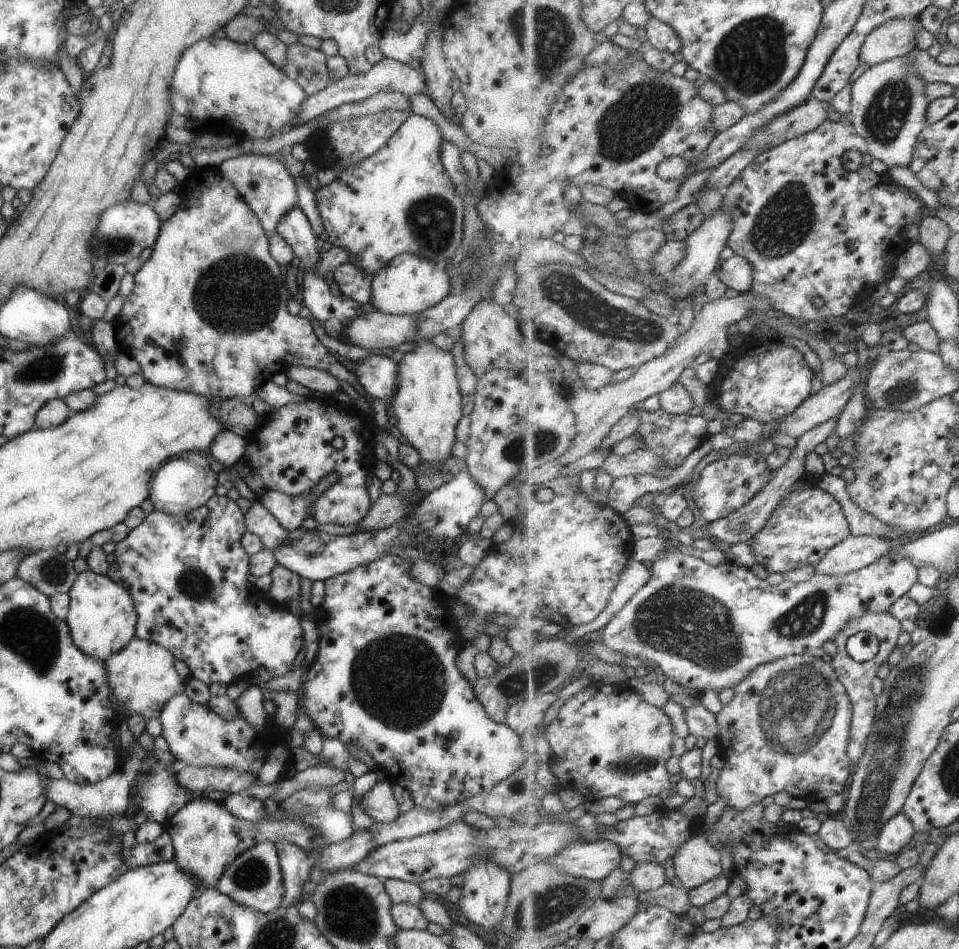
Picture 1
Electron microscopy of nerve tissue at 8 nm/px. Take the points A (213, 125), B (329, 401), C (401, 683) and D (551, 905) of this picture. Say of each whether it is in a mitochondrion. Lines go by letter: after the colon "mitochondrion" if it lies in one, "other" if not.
A: other
B: other
C: mitochondrion
D: mitochondrion

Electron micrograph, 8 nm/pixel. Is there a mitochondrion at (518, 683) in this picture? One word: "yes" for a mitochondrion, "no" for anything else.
yes

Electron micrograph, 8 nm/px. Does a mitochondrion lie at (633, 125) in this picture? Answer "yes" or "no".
yes

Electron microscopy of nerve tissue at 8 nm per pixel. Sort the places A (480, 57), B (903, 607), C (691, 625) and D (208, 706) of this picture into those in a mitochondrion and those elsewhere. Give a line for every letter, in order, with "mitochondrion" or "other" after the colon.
A: other
B: other
C: mitochondrion
D: other

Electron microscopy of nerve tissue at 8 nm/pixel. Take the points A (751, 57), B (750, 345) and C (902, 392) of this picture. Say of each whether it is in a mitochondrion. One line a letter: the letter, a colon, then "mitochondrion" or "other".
A: mitochondrion
B: other
C: mitochondrion

